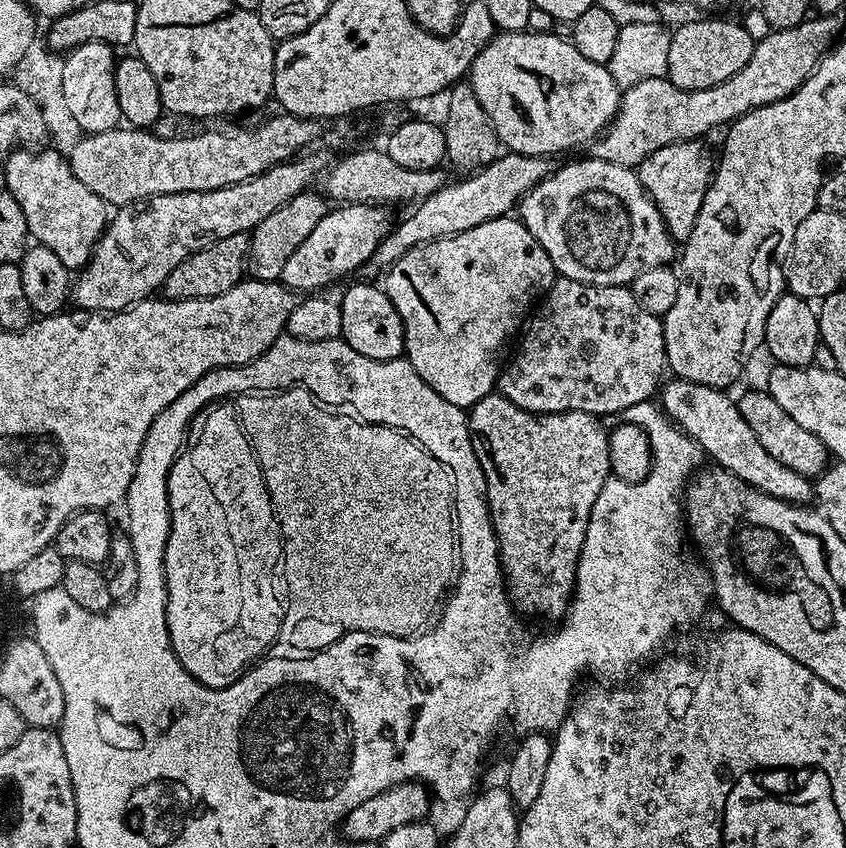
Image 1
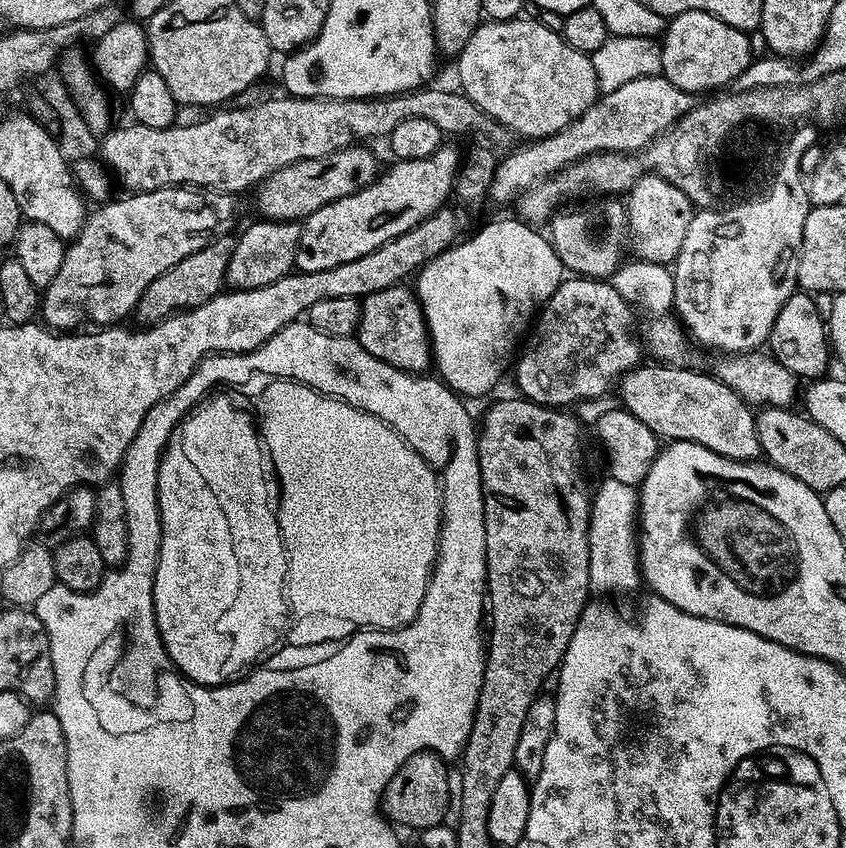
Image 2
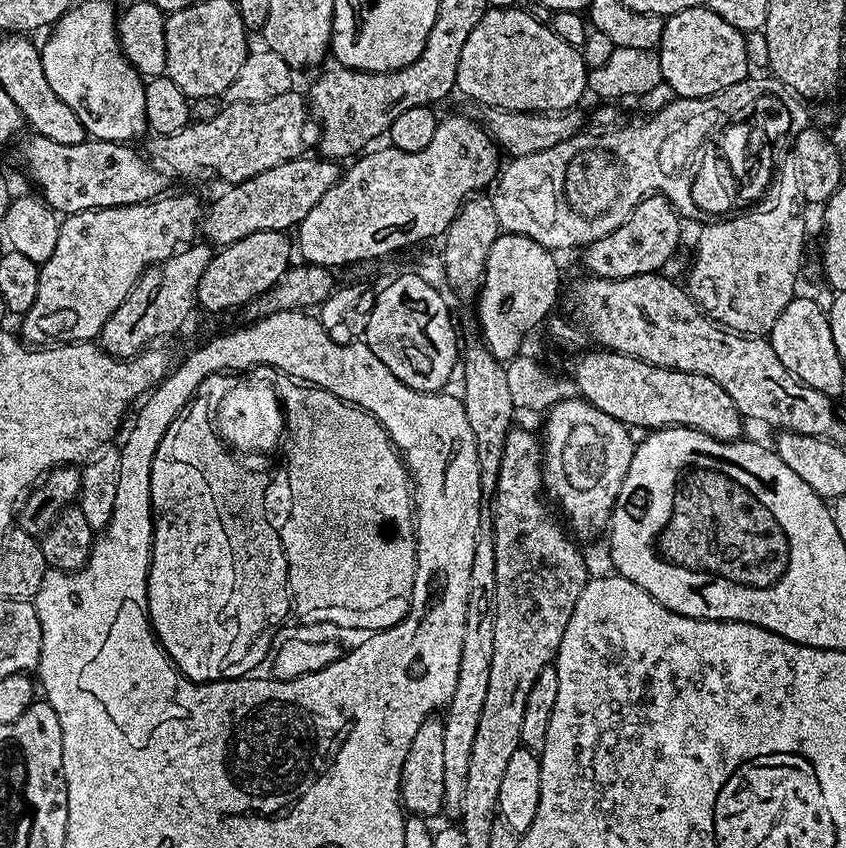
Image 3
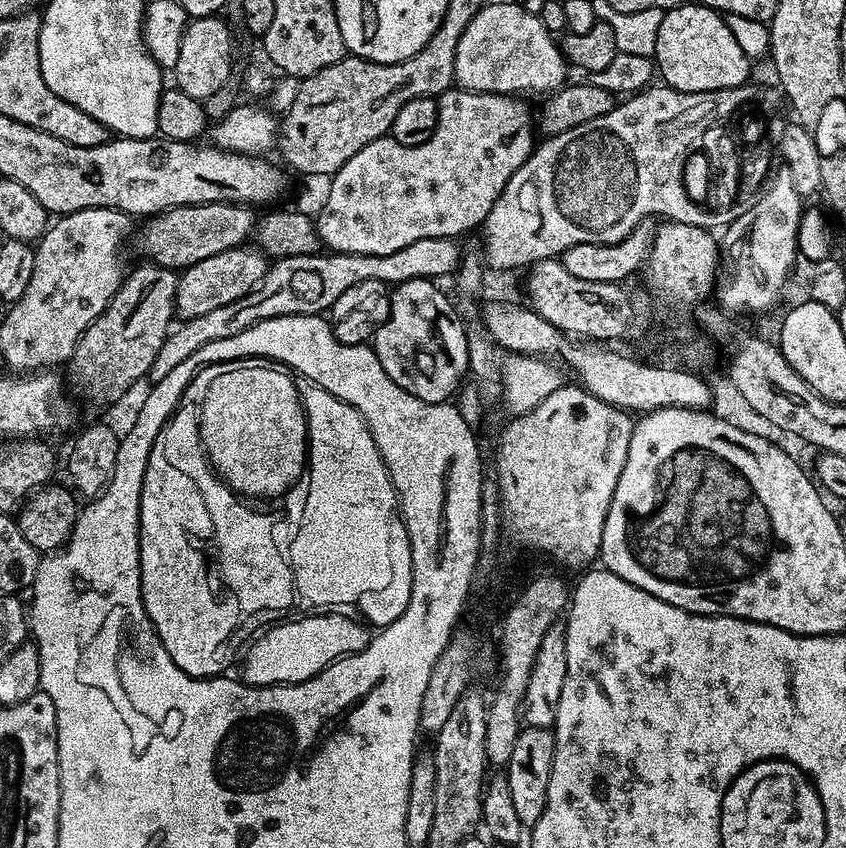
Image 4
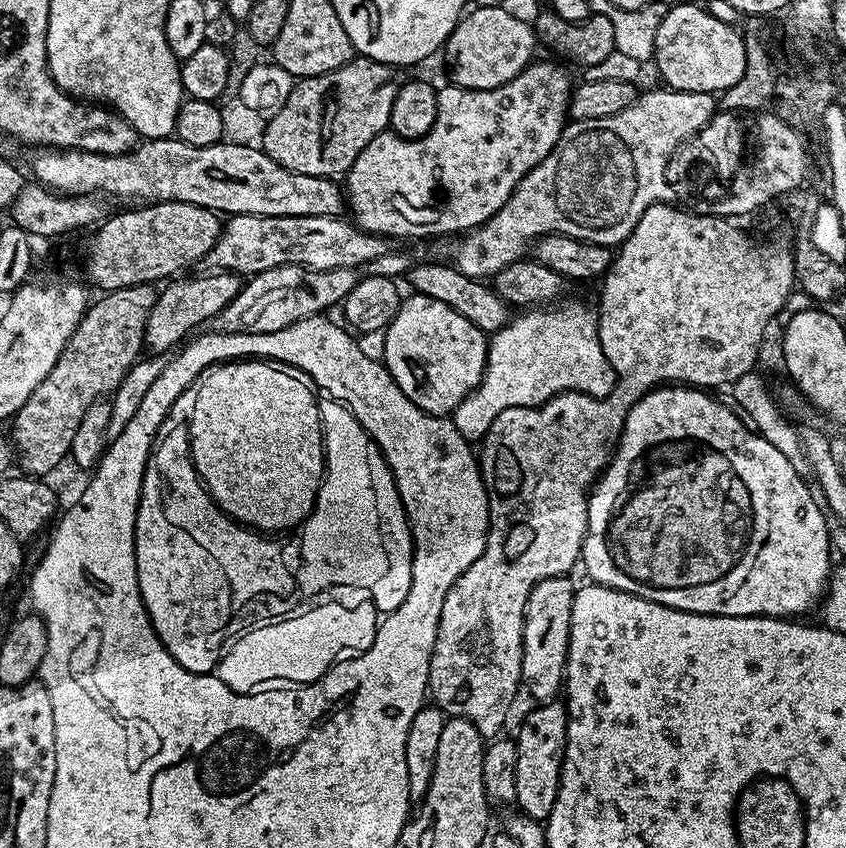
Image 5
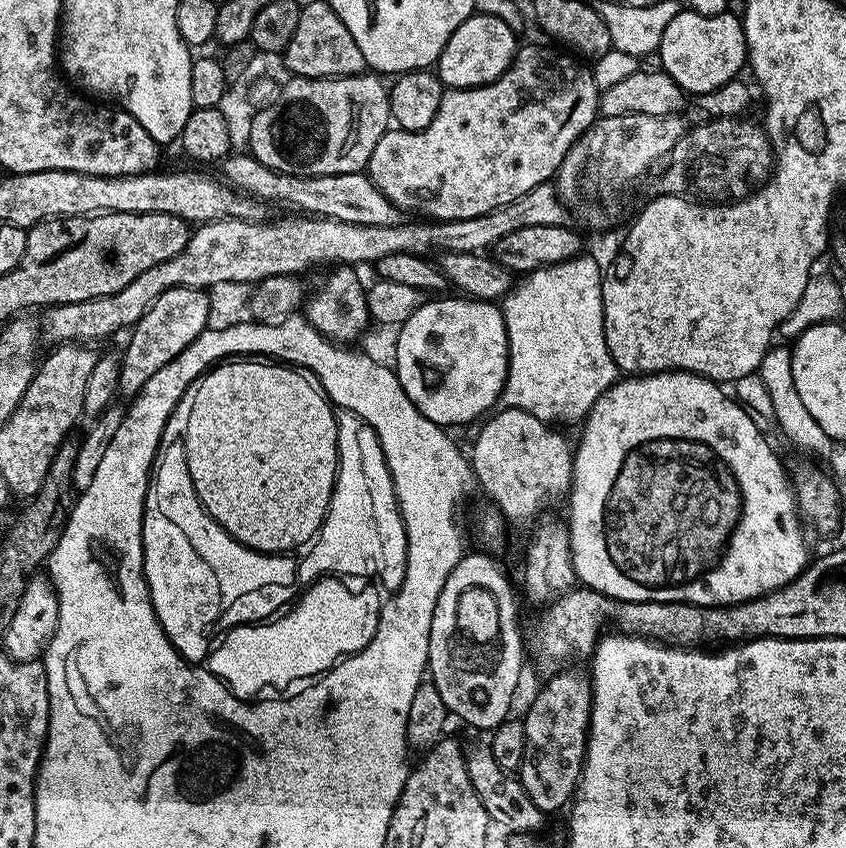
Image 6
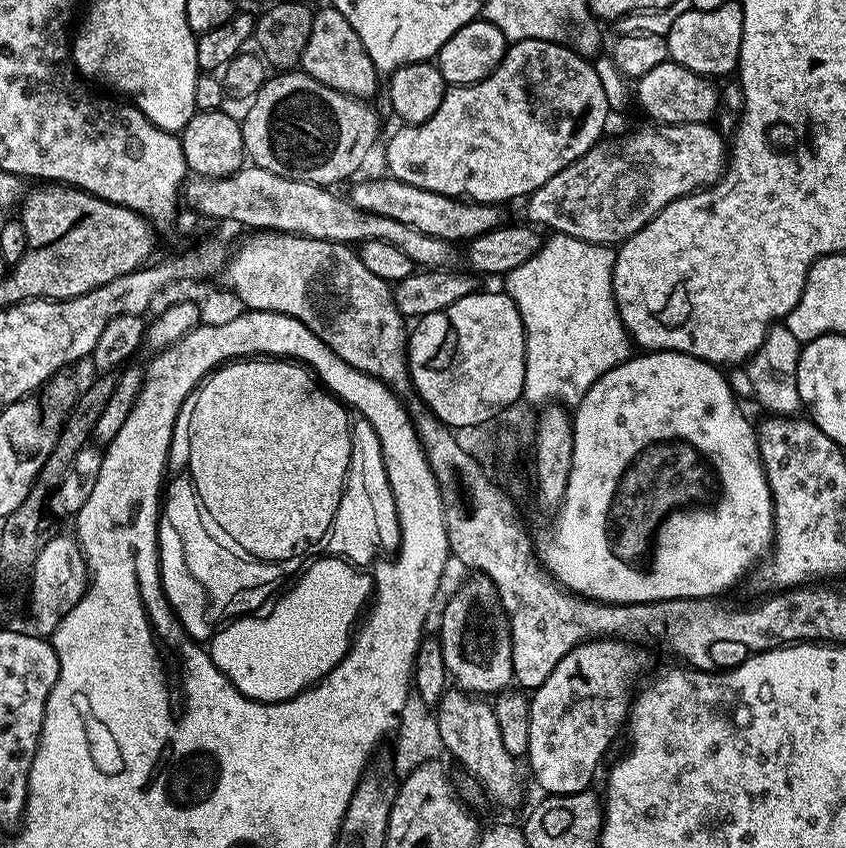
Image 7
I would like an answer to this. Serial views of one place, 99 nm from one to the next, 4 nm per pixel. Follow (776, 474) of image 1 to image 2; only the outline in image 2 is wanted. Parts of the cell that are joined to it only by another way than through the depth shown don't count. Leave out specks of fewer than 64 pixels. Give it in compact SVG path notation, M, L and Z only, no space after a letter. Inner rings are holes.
M663 362L641 363L618 385L621 405L653 431L661 441L698 442L735 460L754 460L761 455L753 409L730 386L707 371L678 368Z

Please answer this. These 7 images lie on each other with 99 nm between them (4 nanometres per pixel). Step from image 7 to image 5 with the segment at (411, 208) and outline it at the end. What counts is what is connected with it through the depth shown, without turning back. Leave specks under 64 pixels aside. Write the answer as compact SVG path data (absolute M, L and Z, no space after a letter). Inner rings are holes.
M165 138L162 140L144 140L137 143L131 152L123 152L117 156L107 156L97 152L73 152L71 150L40 150L32 160L32 172L35 183L44 185L45 188L51 188L53 192L63 192L65 196L94 196L99 194L104 198L113 198L117 196L120 200L140 200L136 202L159 202L161 200L177 200L187 204L197 204L203 208L208 208L211 212L217 214L227 214L228 216L241 216L242 214L254 214L255 216L340 216L346 208L346 192L343 187L340 188L335 179L326 176L311 176L310 174L298 174L294 170L286 170L274 158L270 158L264 152L263 148L251 149L245 146L230 145L218 143L214 146L190 146L186 142L175 138Z

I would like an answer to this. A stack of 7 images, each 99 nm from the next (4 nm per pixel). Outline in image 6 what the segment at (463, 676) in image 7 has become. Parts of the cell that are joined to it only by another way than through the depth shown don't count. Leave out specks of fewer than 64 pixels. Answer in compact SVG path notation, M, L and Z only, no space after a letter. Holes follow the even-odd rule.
M469 551L464 557L459 560L458 566L454 566L454 570L450 570L450 578L446 578L446 586L442 586L442 594L438 594L438 606L434 606L434 618L430 618L430 646L428 647L428 667L426 669L427 675L430 677L430 682L434 686L438 686L438 694L442 694L442 702L446 702L446 706L448 707L449 713L453 717L456 716L460 720L465 720L466 723L469 724L472 728L485 728L485 730L491 730L493 728L497 728L498 725L501 724L503 720L509 719L510 713L508 712L512 708L512 699L516 696L516 687L520 684L520 671L524 668L524 652L526 656L526 644L520 641L520 620L516 617L516 592L512 589L512 580L510 577L504 573L504 568L502 565L499 564L498 561L495 560L495 555L492 554L485 554L483 551L480 552L472 552Z

